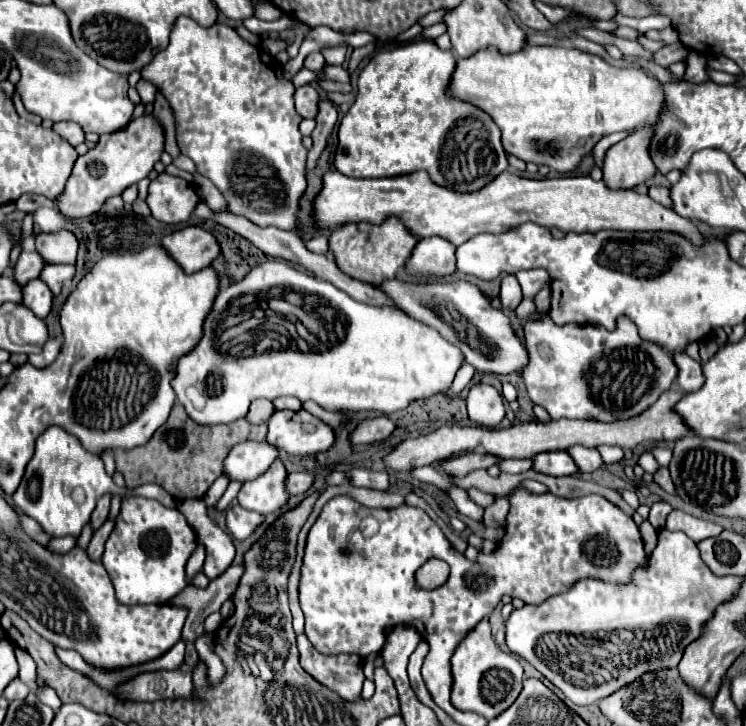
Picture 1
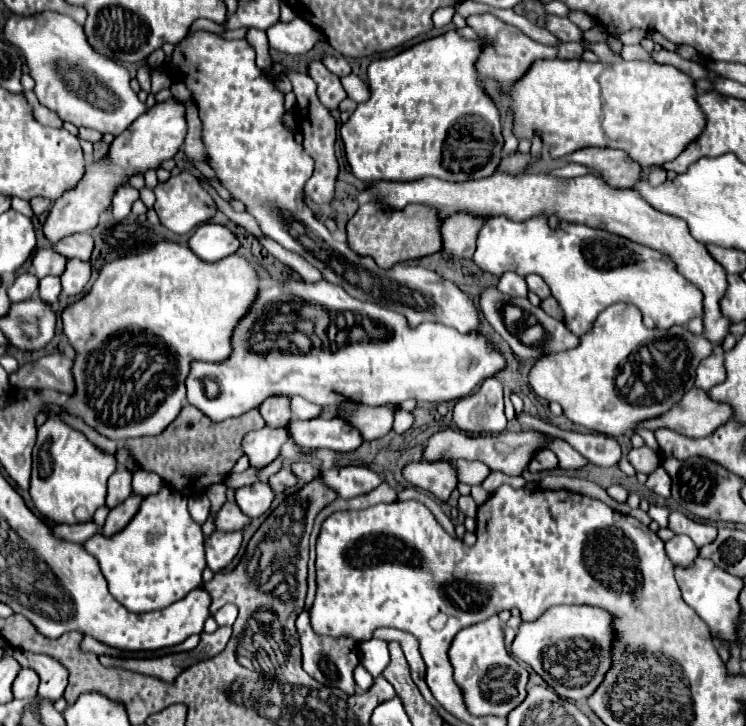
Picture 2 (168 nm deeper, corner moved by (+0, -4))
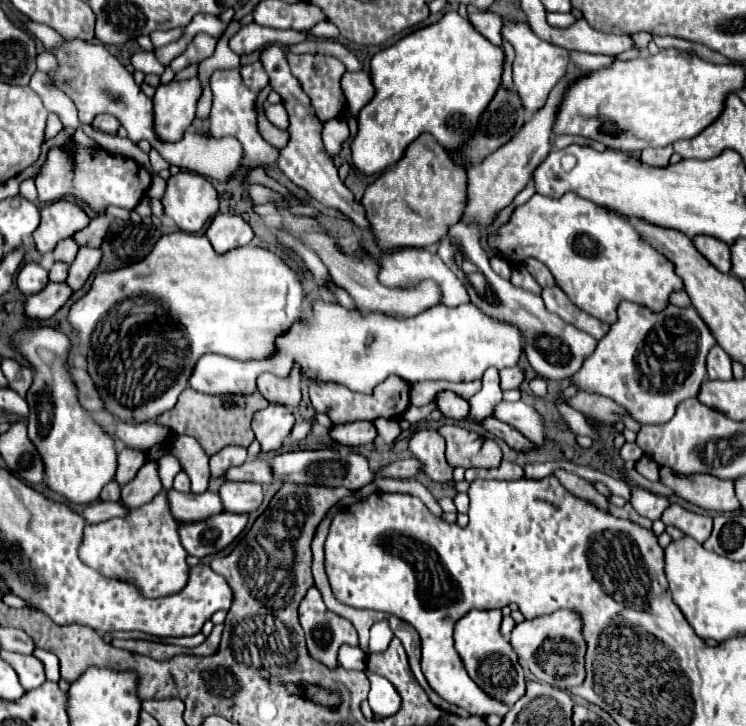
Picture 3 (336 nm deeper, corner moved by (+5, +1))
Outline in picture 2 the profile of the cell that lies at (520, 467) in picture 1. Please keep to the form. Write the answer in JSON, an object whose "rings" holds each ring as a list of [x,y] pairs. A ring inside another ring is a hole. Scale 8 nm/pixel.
{"rings":[[[450,460],[458,470],[458,480],[464,484],[482,484],[488,476],[488,466],[480,462],[466,462],[466,460]]]}

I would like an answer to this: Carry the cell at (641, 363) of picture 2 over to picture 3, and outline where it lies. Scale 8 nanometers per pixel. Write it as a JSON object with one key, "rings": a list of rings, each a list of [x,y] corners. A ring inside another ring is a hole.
{"rings":[[[623,301],[619,305],[619,321],[611,325],[611,331],[599,341],[595,353],[585,359],[573,381],[579,389],[611,397],[623,405],[639,423],[667,423],[675,415],[677,403],[699,393],[699,387],[707,375],[705,359],[713,345],[717,345],[717,341],[693,305],[667,305],[663,311],[655,313],[639,303]]]}

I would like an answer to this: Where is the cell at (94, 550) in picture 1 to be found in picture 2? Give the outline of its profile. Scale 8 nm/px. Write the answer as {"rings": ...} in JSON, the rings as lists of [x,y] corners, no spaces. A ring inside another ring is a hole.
{"rings":[[[132,494],[132,496],[128,496],[122,504],[118,504],[116,508],[112,508],[110,514],[108,514],[108,518],[106,518],[106,524],[104,524],[104,528],[102,528],[102,534],[104,534],[104,536],[114,536],[114,534],[120,532],[122,528],[126,528],[128,522],[132,520],[132,516],[136,514],[140,502],[142,502],[142,496]]]}

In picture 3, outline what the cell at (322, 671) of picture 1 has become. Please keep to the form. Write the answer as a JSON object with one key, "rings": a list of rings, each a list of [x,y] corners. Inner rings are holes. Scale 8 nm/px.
{"rings":[[[311,587],[301,601],[299,621],[305,631],[311,657],[331,669],[337,665],[337,651],[343,643],[357,645],[357,631],[351,627],[351,621],[329,611],[317,587]]]}

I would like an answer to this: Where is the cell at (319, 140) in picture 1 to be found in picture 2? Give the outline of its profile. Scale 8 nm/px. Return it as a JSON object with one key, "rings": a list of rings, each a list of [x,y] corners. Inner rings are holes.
{"rings":[[[288,72],[288,78],[294,86],[294,94],[296,94],[296,124],[302,130],[304,136],[304,148],[306,152],[314,158],[314,174],[310,176],[310,180],[304,186],[304,192],[308,198],[312,198],[318,204],[330,202],[332,194],[334,194],[334,182],[336,182],[336,174],[338,174],[338,162],[334,156],[334,142],[336,142],[336,118],[330,114],[328,108],[324,108],[318,100],[316,94],[316,82],[308,76],[308,74],[300,74],[300,72]]]}

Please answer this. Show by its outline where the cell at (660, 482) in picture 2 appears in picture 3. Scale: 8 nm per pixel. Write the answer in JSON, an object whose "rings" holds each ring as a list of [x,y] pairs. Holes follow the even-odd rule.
{"rings":[[[645,455],[635,463],[635,471],[649,481],[659,481],[659,465],[653,459],[647,459]]]}

